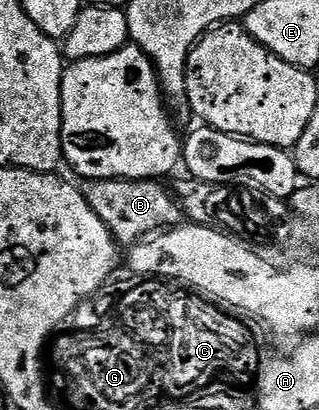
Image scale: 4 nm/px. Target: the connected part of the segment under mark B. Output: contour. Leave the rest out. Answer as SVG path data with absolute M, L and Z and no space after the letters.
M88 179L81 184L80 190L92 213L108 225L115 240L122 245L133 245L183 222L181 207L173 194L160 184L158 179Z

